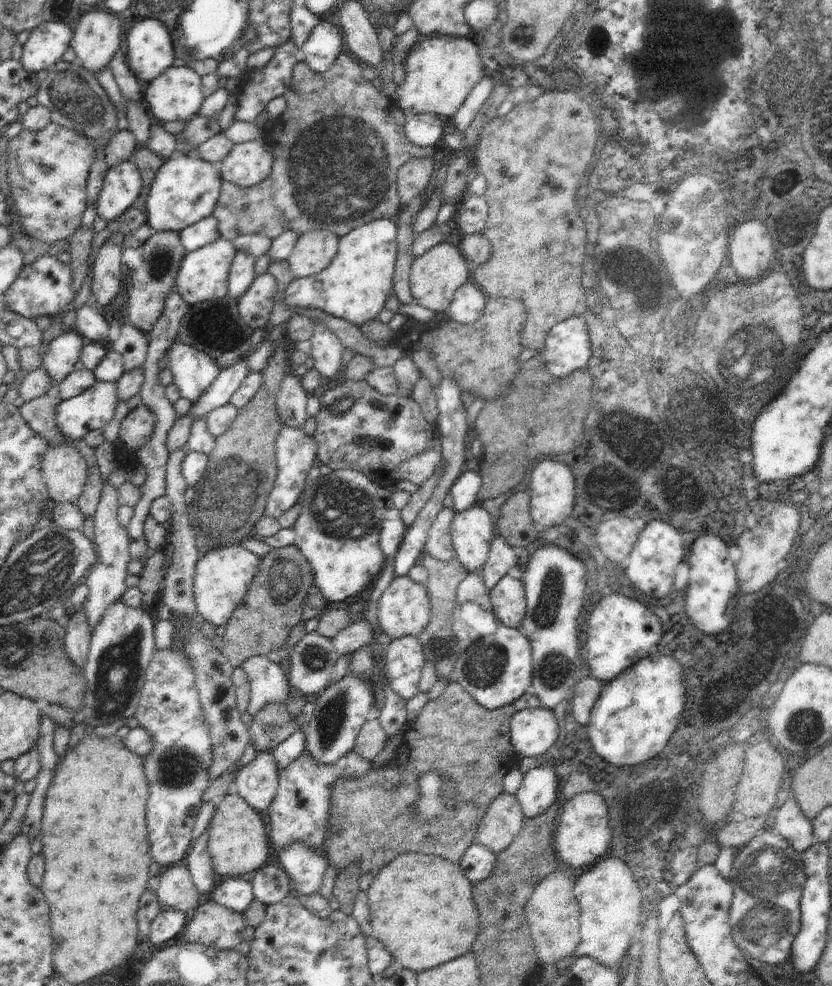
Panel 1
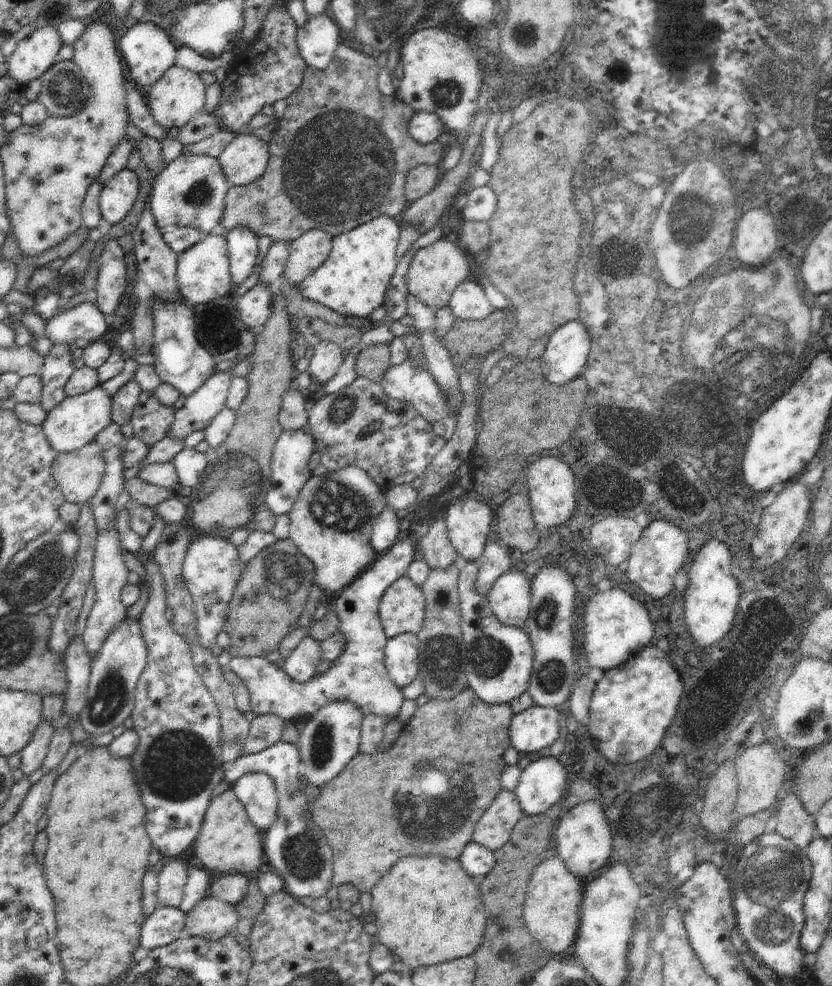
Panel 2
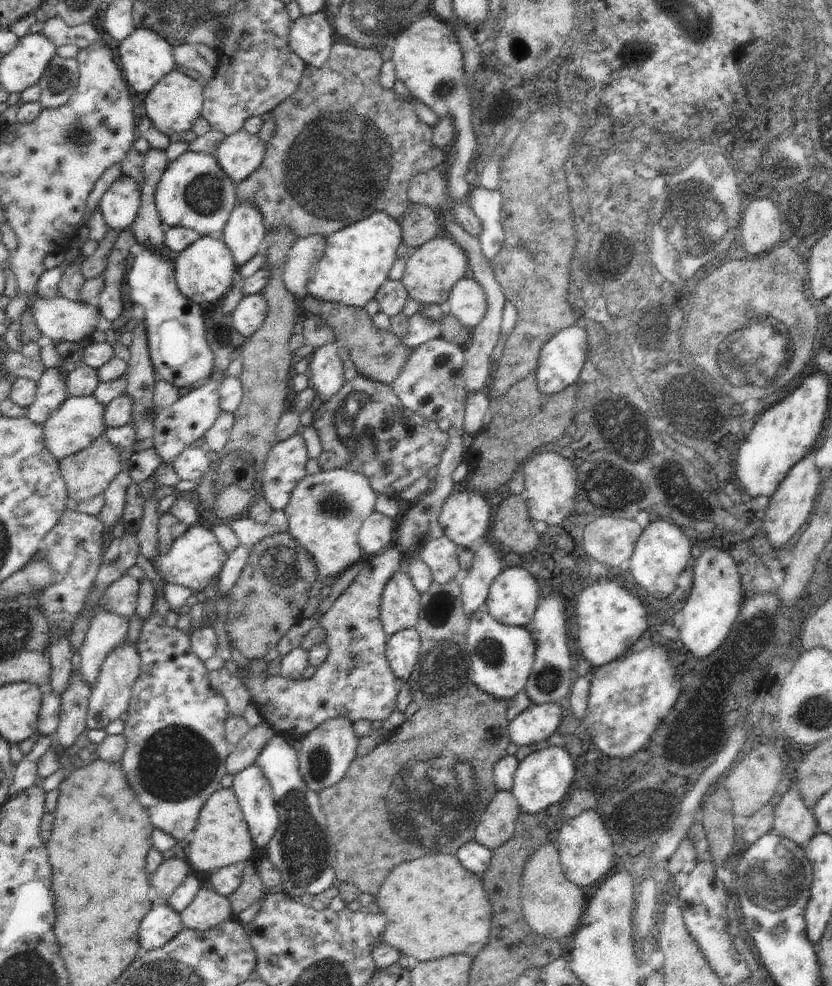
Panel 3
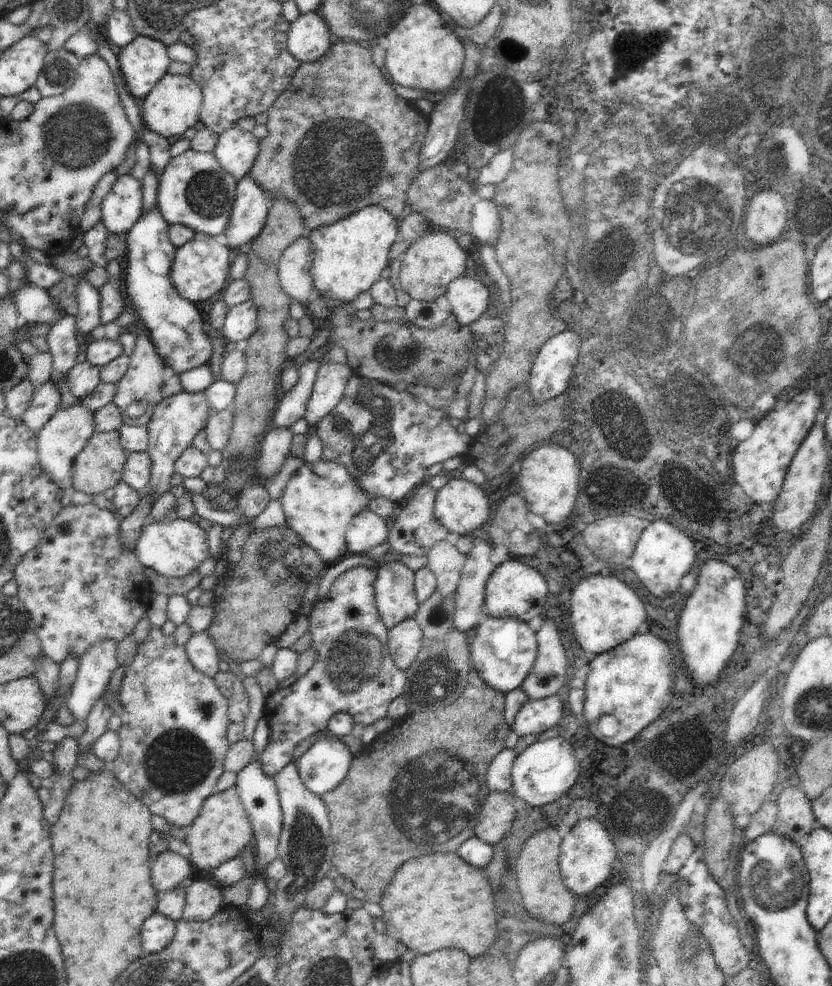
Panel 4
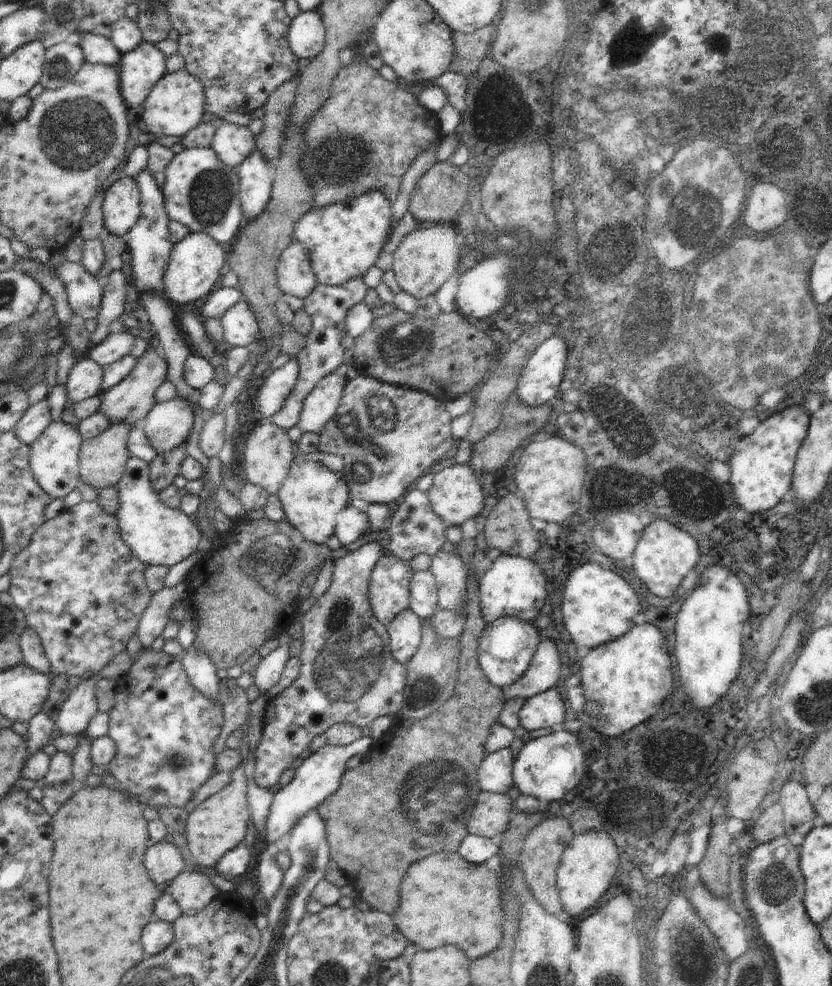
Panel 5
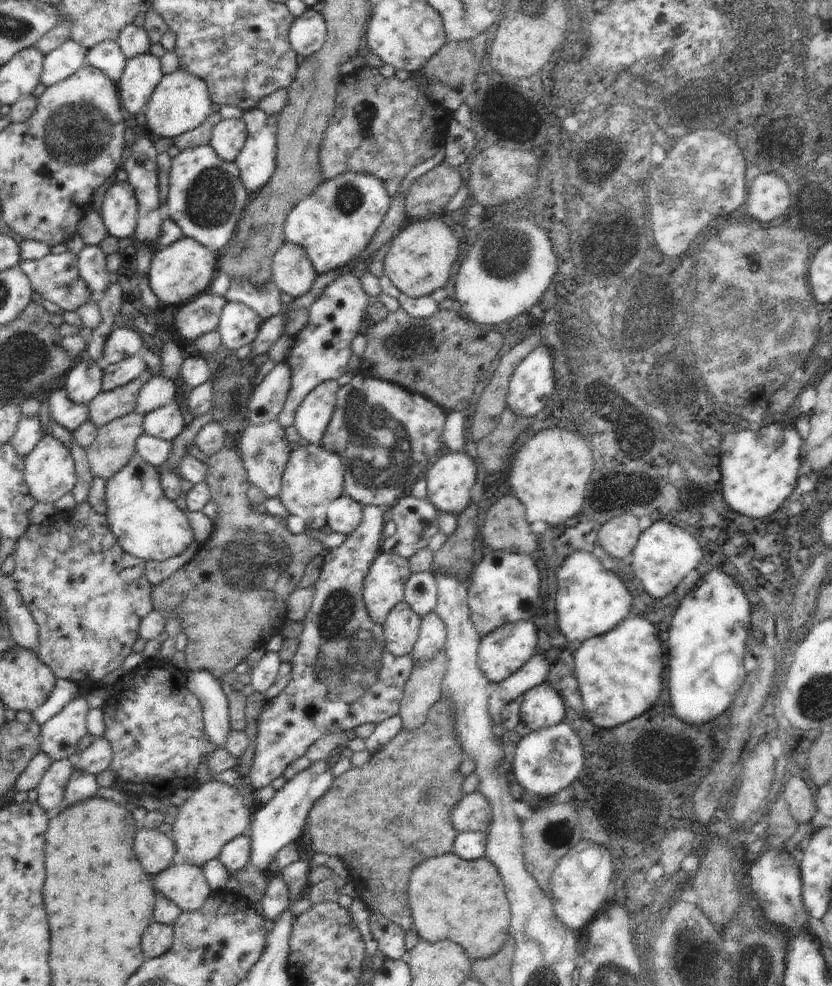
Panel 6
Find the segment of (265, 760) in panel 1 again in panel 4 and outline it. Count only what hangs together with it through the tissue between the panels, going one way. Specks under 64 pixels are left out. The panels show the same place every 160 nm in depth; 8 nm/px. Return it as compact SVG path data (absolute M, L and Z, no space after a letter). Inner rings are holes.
M260 756L258 760L254 760L245 770L242 770L236 780L236 788L238 788L238 796L246 810L246 814L250 816L253 836L256 838L256 857L257 874L263 877L266 868L276 858L278 858L279 838L282 831L283 815L279 800L279 793L273 778L270 778L262 772L262 764L260 764Z

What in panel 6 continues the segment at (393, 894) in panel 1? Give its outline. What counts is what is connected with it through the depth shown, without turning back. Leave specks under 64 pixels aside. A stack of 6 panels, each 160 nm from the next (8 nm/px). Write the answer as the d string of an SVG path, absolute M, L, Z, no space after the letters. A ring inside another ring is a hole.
M450 851L427 858L412 869L407 895L413 918L412 926L416 928L420 939L432 944L444 939L451 940L459 944L472 961L496 954L510 934L511 908L505 886L497 868L485 856L475 861L466 861Z

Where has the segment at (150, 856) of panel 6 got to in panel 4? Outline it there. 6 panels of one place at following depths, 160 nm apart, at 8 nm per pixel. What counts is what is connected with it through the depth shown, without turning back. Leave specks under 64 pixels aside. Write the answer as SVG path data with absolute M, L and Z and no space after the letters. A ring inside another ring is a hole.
M162 852L152 866L152 886L158 892L168 893L179 885L188 882L195 872L191 862L175 852Z

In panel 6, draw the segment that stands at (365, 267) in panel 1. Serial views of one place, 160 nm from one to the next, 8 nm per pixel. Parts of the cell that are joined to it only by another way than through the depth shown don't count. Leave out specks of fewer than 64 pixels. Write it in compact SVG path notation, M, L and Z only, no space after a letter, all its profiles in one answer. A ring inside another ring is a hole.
M347 172L323 183L306 198L303 198L289 213L284 223L286 243L300 245L309 255L318 276L338 271L358 259L373 239L376 230L388 212L391 196L385 184L375 176Z

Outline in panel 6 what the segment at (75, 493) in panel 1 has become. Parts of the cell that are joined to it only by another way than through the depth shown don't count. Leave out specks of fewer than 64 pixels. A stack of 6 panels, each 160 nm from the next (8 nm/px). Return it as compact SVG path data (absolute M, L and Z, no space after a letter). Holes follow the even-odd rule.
M128 413L98 429L92 444L85 448L90 472L107 481L122 470L134 453L136 439L144 433L145 415Z

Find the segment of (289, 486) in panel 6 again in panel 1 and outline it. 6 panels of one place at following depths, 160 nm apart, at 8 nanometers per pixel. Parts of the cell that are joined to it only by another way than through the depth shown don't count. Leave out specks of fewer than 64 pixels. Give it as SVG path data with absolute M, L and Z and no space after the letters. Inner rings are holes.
M341 469L330 472L327 476L316 478L299 497L302 510L294 524L298 548L306 568L313 572L315 585L328 602L347 602L356 598L368 588L368 584L380 576L384 569L385 555L380 550L380 528L384 516L392 505L392 492L369 480L364 474L354 470Z

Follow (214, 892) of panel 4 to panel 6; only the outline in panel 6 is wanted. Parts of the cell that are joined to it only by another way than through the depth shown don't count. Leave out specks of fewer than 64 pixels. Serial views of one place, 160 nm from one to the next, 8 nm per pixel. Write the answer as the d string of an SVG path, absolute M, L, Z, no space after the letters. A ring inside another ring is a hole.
M188 863L170 865L152 878L159 896L175 902L183 911L195 911L213 893L201 867Z

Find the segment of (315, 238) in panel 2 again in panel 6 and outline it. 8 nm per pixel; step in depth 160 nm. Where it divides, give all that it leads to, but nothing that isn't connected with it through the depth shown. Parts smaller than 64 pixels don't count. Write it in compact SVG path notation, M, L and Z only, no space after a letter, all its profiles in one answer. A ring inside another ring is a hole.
M284 243L271 264L272 282L281 292L296 297L304 296L318 278L309 255L300 245Z

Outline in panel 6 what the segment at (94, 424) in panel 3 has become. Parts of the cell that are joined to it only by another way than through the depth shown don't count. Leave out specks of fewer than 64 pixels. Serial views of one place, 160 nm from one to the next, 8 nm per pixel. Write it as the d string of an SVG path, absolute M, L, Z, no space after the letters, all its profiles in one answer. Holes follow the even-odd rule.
M50 434L40 439L40 442L25 456L24 478L31 495L40 502L56 502L66 493L70 493L76 484L74 459L61 440Z

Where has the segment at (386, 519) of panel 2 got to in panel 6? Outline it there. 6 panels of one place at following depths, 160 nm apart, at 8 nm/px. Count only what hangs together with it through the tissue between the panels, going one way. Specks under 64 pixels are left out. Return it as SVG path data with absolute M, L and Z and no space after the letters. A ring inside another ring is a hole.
M343 494L327 508L327 525L333 532L348 536L361 523L364 507L362 503Z

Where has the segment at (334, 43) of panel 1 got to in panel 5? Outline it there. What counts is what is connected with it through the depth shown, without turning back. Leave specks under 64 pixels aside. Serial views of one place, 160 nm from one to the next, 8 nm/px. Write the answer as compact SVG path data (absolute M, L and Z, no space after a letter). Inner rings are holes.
M317 10L301 12L287 32L290 50L300 58L316 58L325 45L325 24Z

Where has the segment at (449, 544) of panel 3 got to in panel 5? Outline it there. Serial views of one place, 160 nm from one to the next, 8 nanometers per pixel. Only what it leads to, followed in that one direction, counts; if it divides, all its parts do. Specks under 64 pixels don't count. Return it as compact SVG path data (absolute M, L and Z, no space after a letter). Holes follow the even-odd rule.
M440 549L431 560L437 584L437 608L456 610L466 605L466 576L469 566L458 553Z

